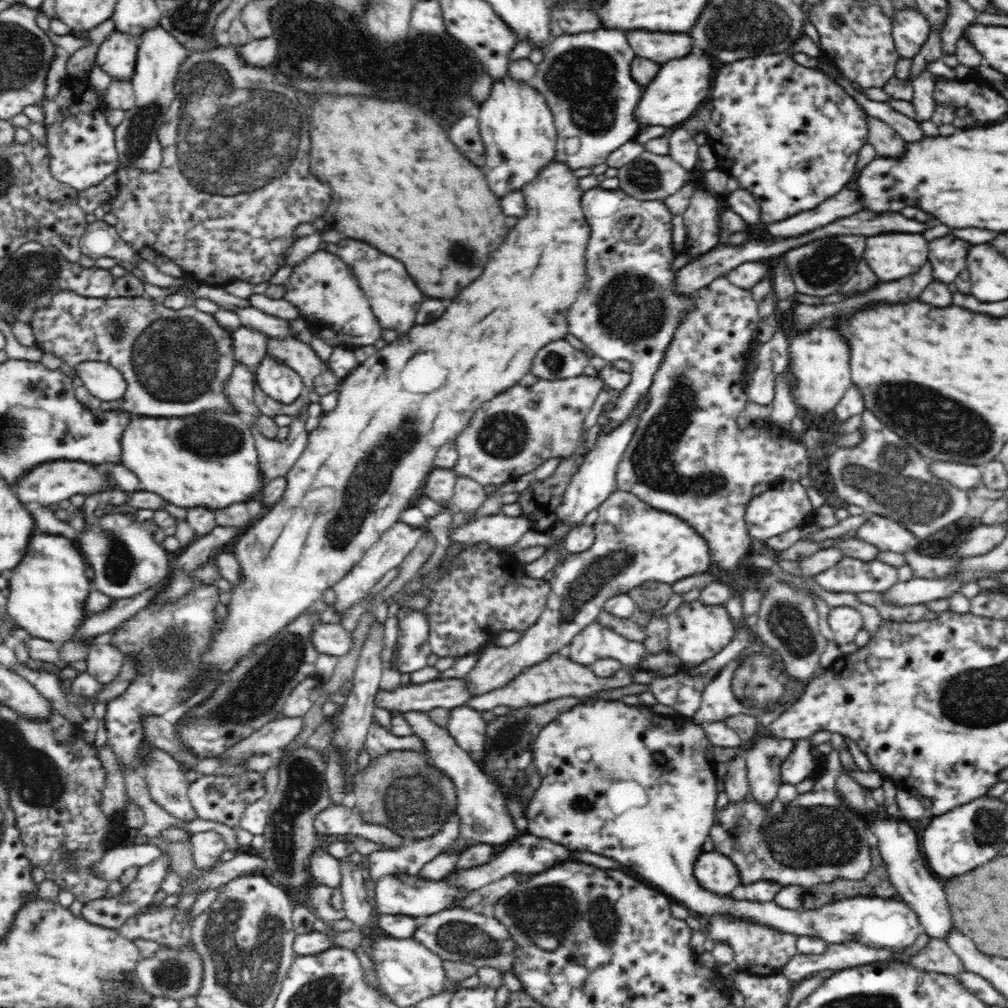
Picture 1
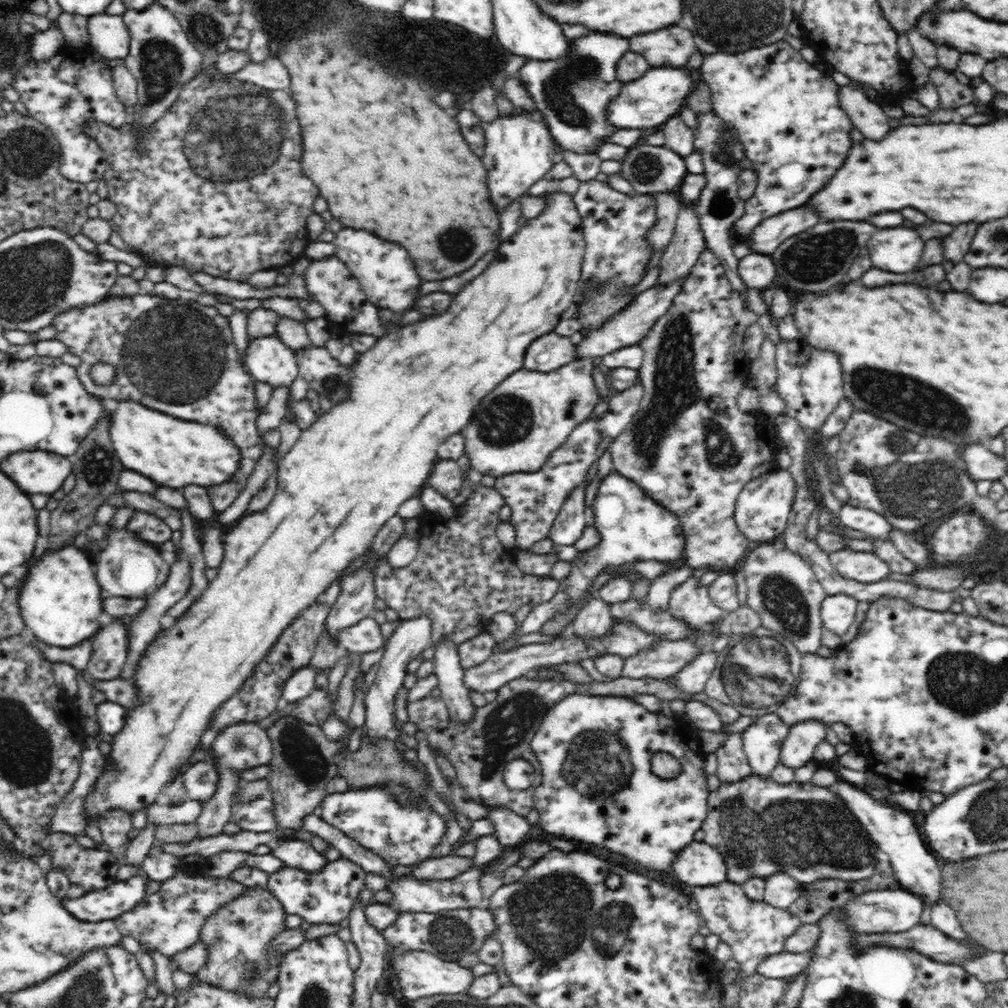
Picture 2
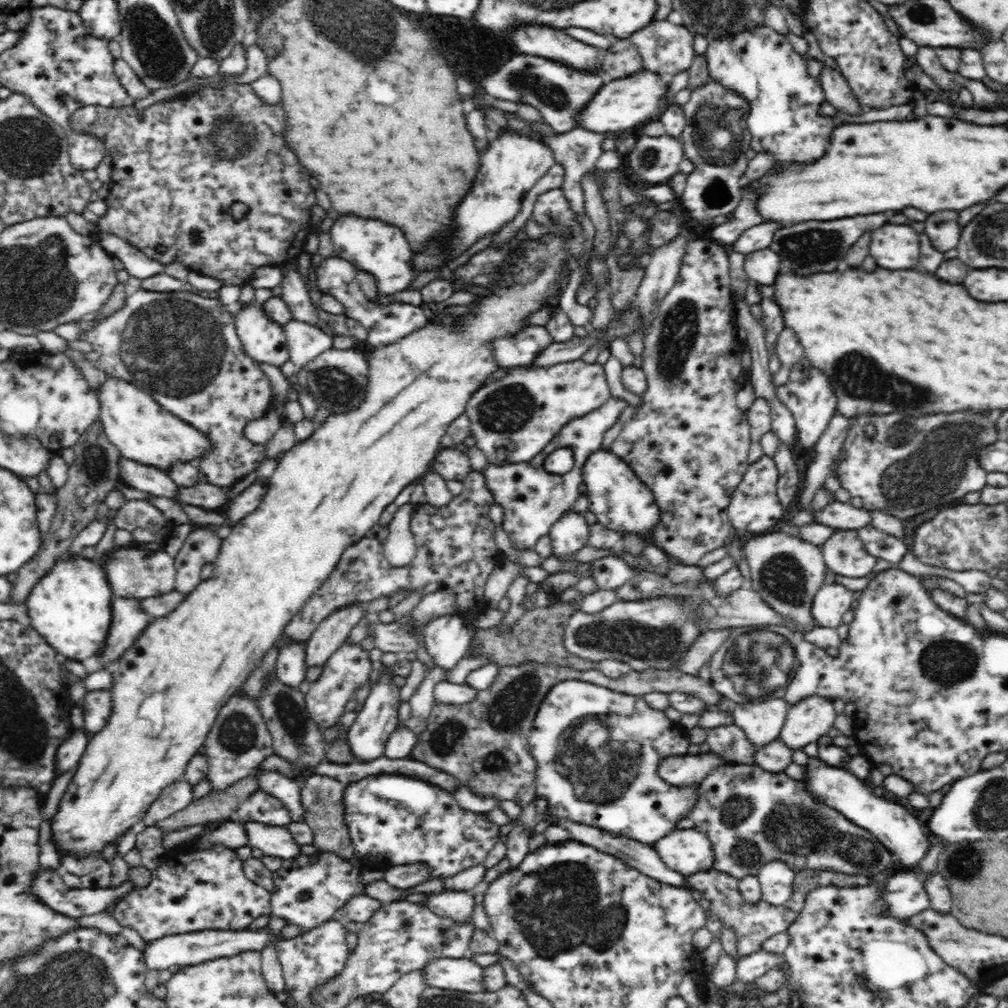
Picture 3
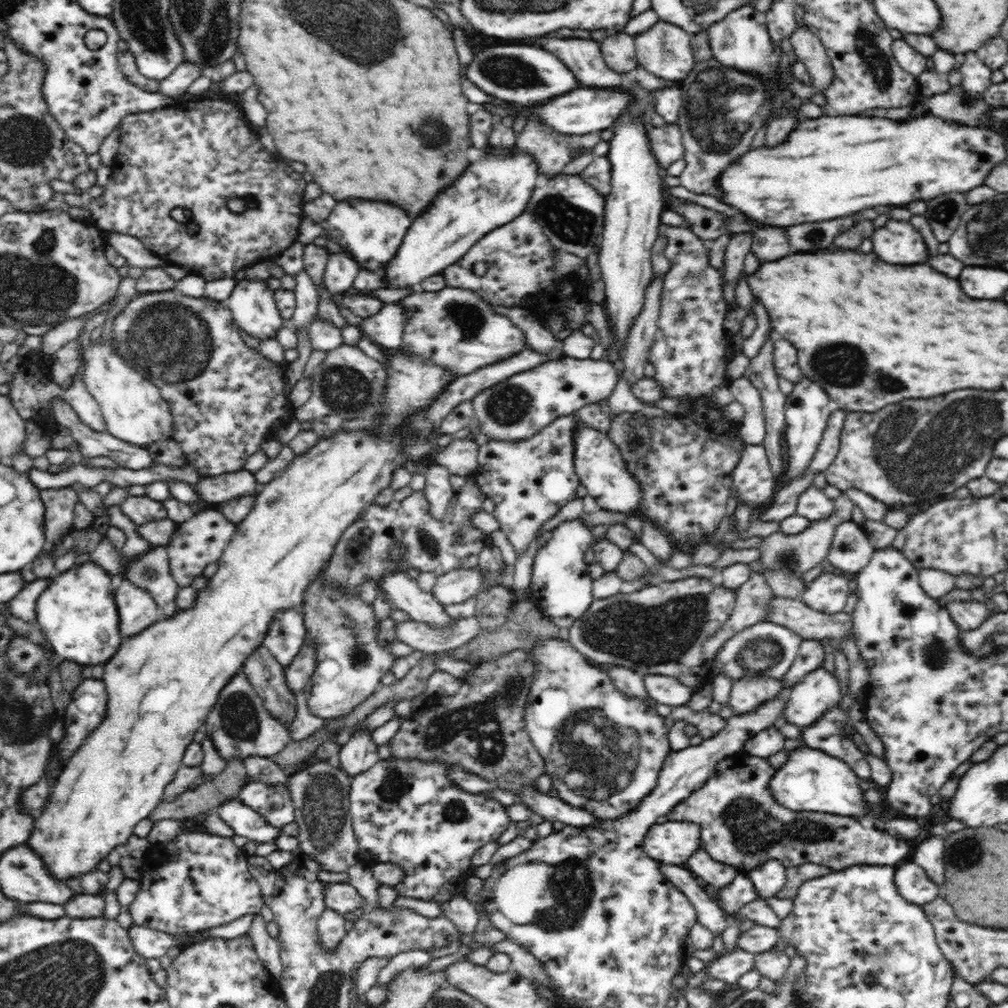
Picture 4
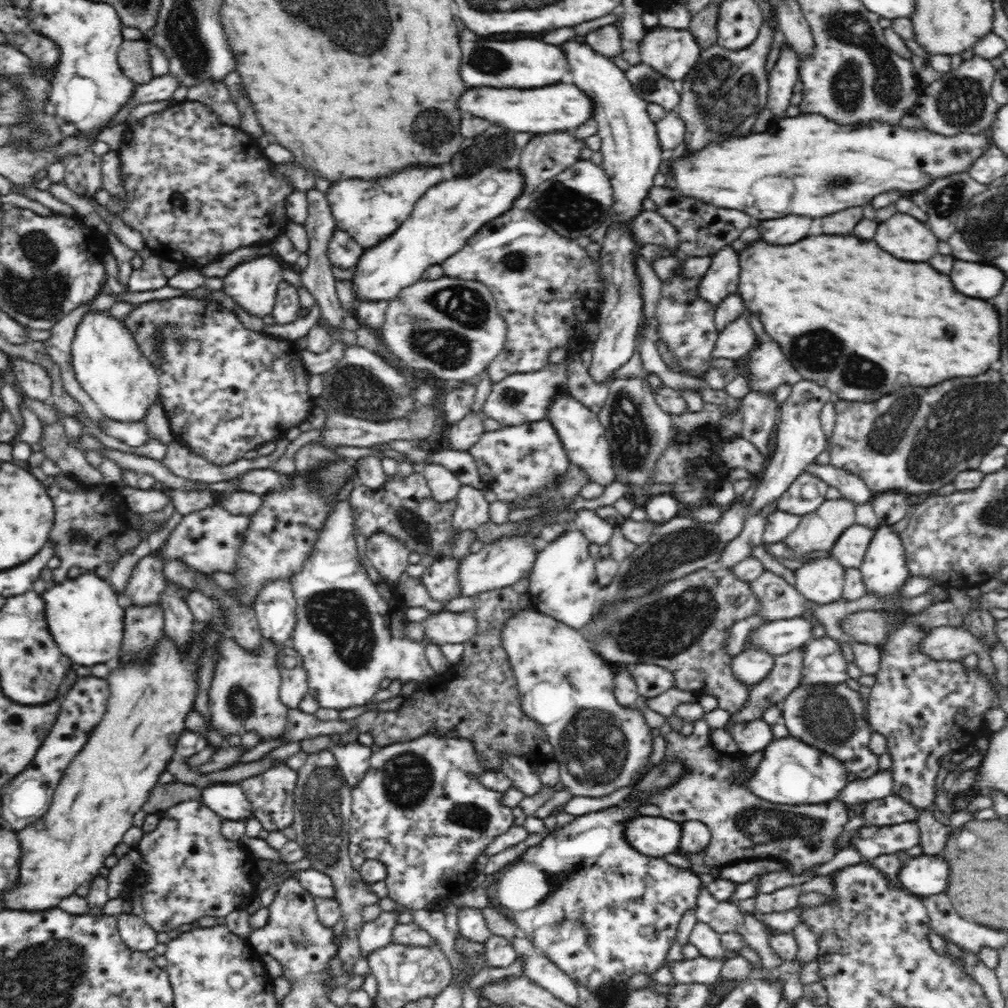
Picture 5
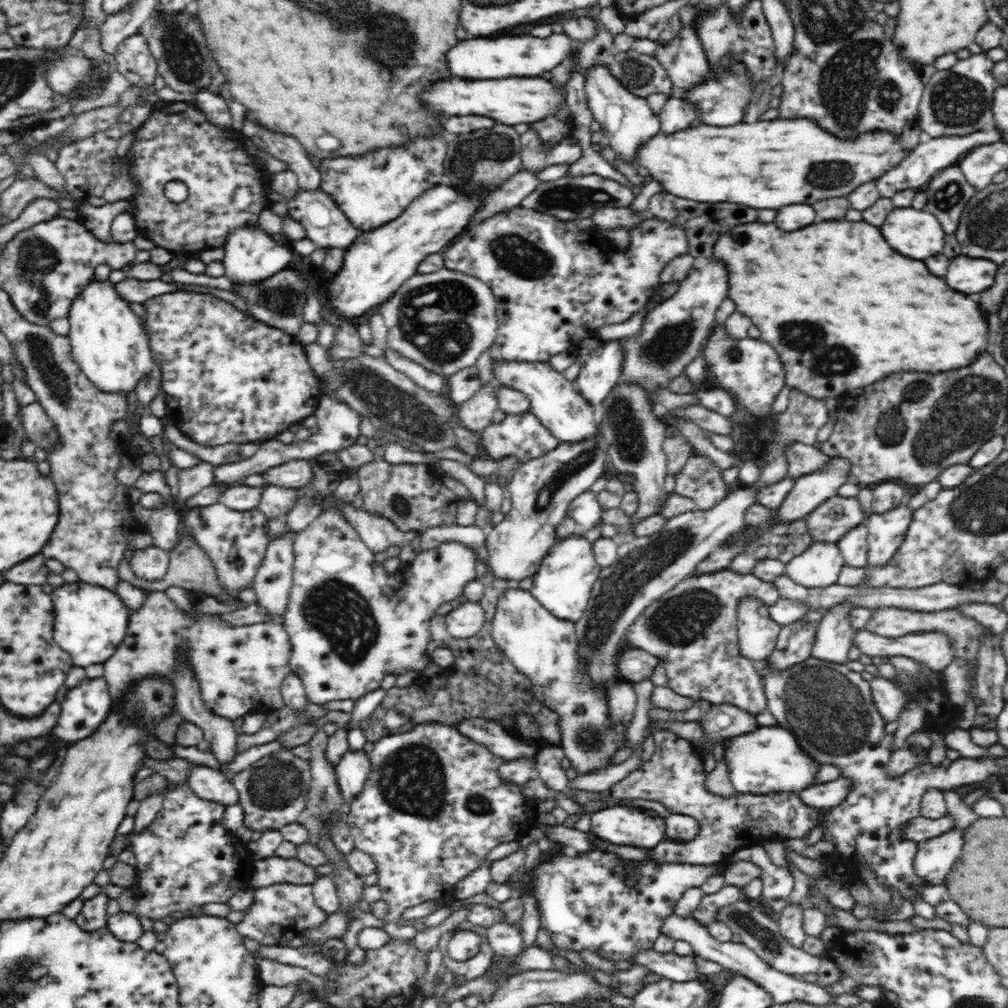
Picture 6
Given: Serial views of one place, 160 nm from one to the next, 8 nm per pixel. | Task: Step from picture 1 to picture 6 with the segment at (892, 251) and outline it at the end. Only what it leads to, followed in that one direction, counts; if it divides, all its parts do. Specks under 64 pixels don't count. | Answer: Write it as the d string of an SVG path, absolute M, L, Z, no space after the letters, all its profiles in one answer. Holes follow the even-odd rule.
M916 208L892 210L880 230L896 252L914 260L930 258L944 248L946 234L940 222Z

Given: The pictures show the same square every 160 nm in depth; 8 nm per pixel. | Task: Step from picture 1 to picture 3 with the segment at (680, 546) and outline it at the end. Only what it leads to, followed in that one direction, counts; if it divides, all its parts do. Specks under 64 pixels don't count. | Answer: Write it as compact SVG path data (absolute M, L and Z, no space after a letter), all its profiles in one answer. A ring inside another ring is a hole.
M594 450L582 466L582 480L586 484L589 510L596 515L597 523L622 536L632 533L643 537L645 543L652 542L653 529L662 517L660 508L650 490L621 458L611 450Z

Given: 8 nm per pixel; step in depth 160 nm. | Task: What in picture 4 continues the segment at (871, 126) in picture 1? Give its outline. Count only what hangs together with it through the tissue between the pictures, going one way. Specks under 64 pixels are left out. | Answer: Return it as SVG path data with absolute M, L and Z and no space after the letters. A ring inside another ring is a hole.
M798 26L791 35L790 42L794 47L797 60L806 65L811 85L824 92L831 86L835 77L832 61L830 61L821 40L809 27Z

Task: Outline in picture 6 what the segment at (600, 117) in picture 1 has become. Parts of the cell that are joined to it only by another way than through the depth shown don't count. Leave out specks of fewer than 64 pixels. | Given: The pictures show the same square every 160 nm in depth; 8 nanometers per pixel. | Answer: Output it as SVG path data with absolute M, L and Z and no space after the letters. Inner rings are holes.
M553 33L548 38L537 38L536 36L514 36L514 38L486 38L469 37L460 41L448 52L448 68L454 76L469 80L501 80L504 78L533 78L543 77L546 73L554 70L555 66L562 64L566 56L571 54L572 40L565 34Z

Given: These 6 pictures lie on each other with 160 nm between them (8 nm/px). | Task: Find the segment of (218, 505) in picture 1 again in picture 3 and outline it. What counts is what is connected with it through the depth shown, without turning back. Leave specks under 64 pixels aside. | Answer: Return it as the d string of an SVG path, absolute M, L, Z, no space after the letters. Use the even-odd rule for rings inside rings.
M106 375L97 393L100 401L99 419L104 432L121 456L128 460L155 466L168 473L172 464L192 462L196 465L204 454L212 450L206 433L174 416L132 381L122 382L119 378Z

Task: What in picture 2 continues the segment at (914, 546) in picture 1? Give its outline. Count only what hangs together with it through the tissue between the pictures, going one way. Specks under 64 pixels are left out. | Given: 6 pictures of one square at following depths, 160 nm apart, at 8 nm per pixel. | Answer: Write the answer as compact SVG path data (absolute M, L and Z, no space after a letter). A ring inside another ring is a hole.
M844 504L839 512L839 520L844 527L862 532L864 537L891 541L893 527L884 516L873 512L873 510L863 507L853 508Z

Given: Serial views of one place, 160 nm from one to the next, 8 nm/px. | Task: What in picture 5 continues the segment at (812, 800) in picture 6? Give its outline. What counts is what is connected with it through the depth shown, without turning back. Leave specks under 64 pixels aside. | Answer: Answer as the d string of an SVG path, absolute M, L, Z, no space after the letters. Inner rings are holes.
M890 768L888 771L879 771L871 778L848 782L836 799L846 806L874 801L893 794L893 786L894 779L892 779L892 768Z

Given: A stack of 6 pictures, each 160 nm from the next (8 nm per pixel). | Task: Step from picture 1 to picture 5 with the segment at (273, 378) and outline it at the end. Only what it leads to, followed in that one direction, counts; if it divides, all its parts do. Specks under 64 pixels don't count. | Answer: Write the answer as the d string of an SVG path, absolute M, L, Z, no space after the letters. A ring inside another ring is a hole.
M273 254L256 257L240 263L222 278L223 290L236 304L244 306L246 312L262 319L264 316L272 314L272 308L274 308L277 298L277 289L282 282L282 272L284 272L282 261Z

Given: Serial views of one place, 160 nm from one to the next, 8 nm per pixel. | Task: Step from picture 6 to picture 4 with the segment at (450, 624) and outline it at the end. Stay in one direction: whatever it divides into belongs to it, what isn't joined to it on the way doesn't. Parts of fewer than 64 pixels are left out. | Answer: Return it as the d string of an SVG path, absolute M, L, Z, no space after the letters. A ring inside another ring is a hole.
M476 616L458 618L450 627L434 629L424 622L408 620L396 625L396 637L426 655L447 652L468 644L481 632Z

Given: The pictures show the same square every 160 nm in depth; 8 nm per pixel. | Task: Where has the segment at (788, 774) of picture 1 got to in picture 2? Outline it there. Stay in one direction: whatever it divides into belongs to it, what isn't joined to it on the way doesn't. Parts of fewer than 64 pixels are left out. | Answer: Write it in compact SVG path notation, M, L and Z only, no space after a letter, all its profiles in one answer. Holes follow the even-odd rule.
M804 720L789 727L788 736L782 742L780 760L790 769L797 770L814 759L814 750L826 738L826 728L819 720Z

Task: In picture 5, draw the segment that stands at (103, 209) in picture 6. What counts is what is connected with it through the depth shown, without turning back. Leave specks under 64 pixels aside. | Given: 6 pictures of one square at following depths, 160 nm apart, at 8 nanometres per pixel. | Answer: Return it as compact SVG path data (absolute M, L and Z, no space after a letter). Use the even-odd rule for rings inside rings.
M92 302L72 310L60 322L51 328L51 336L43 342L46 352L51 356L51 360L58 364L60 377L62 377L62 386L66 393L71 395L80 405L83 411L89 416L95 425L101 429L102 421L106 418L101 410L96 406L94 400L85 391L82 390L80 383L76 380L75 372L71 363L71 344L76 334L76 326L82 320L82 316L89 310Z

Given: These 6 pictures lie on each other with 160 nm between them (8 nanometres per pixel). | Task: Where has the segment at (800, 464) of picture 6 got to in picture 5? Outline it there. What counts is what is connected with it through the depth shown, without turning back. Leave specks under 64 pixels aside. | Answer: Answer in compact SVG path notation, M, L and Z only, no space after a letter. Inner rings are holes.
M816 461L810 462L804 472L821 478L830 487L838 489L844 499L853 501L856 505L868 503L876 496L859 476L836 468L831 463L829 465L818 465Z

